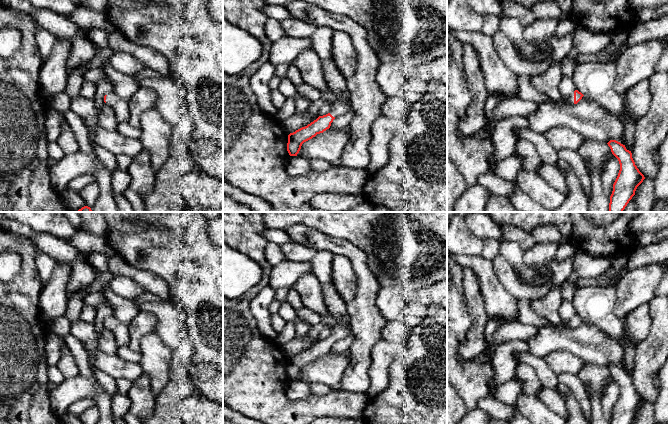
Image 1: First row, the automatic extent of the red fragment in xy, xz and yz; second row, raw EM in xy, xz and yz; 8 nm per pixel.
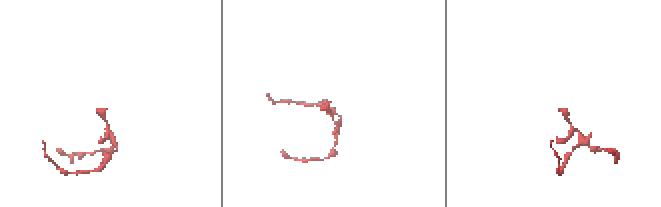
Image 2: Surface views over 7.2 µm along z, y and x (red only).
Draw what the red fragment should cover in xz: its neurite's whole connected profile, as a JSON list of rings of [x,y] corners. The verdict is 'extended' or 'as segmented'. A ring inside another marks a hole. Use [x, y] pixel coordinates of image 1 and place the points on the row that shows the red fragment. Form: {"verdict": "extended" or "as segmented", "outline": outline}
{"verdict": "extended", "outline": [[[317,27],[310,39],[313,51],[321,61],[329,89],[337,98],[332,102],[332,109],[328,114],[319,116],[307,126],[288,135],[287,151],[290,156],[297,156],[304,142],[329,129],[336,117],[344,116],[352,109],[346,78],[331,59],[333,33],[332,28]]]}

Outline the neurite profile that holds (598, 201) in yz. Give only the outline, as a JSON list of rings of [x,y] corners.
[[[587,168],[591,180],[591,192],[588,196],[589,212],[609,212],[610,197],[605,193],[601,175]]]

